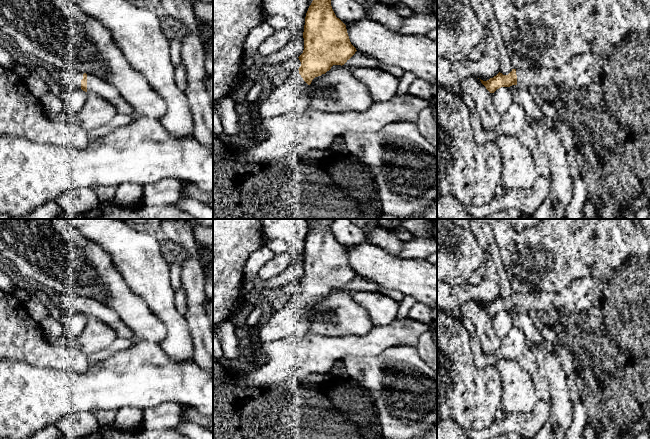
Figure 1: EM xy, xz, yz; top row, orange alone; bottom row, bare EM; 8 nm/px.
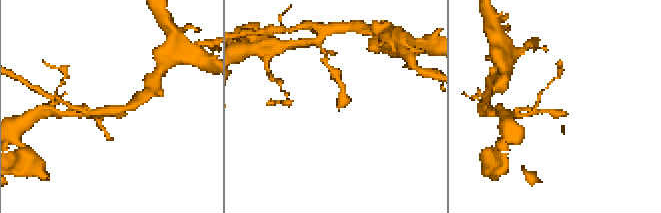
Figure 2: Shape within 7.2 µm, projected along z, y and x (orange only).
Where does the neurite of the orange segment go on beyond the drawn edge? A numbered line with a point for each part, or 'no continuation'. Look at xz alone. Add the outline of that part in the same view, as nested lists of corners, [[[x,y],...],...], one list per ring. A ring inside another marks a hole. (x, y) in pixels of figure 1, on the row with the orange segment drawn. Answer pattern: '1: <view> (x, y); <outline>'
1: xz (293, 94); [[[297,69],[282,84],[275,86],[269,96],[259,103],[259,117],[268,119],[292,111],[304,111],[309,102],[309,85],[303,80]]]

